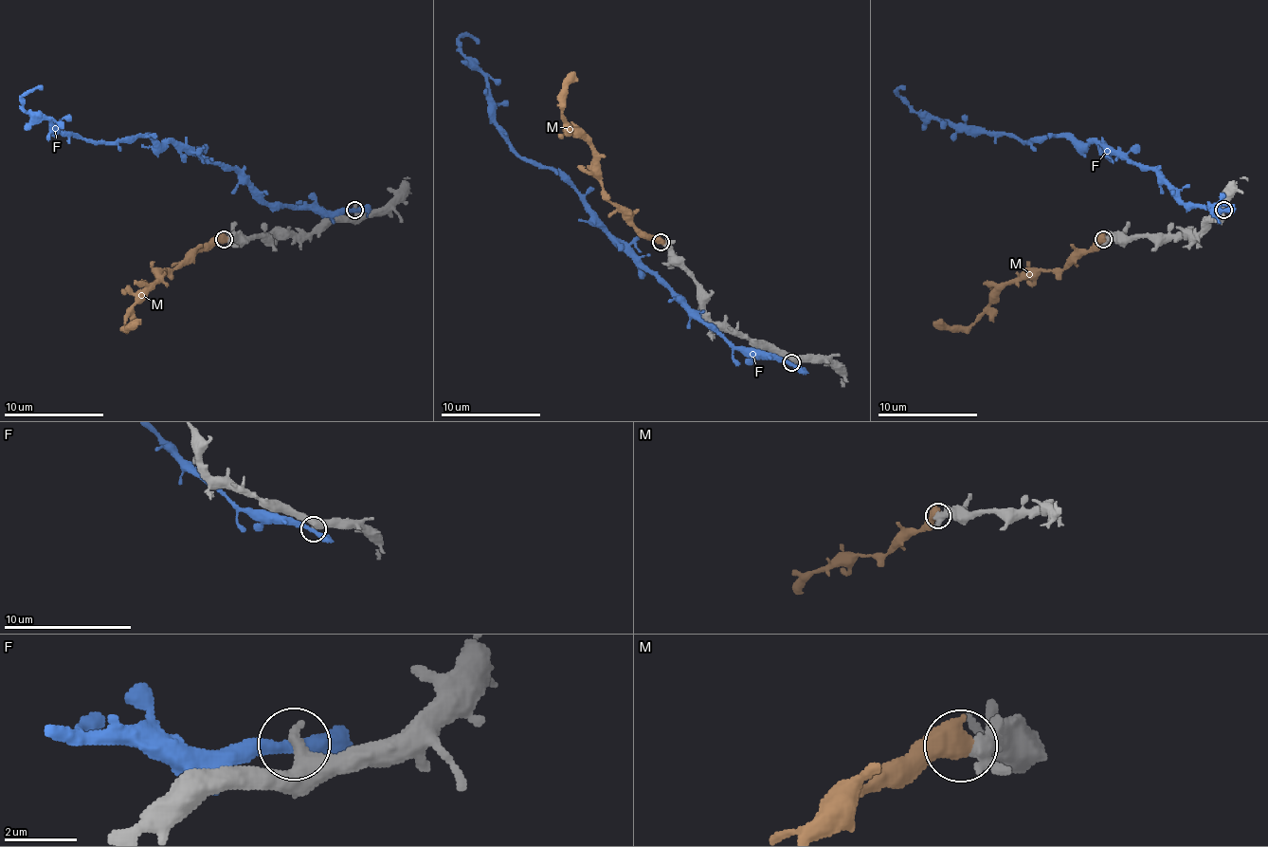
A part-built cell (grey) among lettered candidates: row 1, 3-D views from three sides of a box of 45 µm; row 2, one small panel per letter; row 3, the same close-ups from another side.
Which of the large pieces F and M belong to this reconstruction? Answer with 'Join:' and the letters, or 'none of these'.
Join: M

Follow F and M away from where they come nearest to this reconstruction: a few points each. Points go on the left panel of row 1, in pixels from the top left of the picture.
F: (355, 209), (271, 206), (233, 169), (151, 137), (86, 141), (59, 131), (24, 109), (24, 96), (41, 86)
M: (224, 238), (210, 238), (158, 279), (126, 319), (126, 326), (138, 323)

